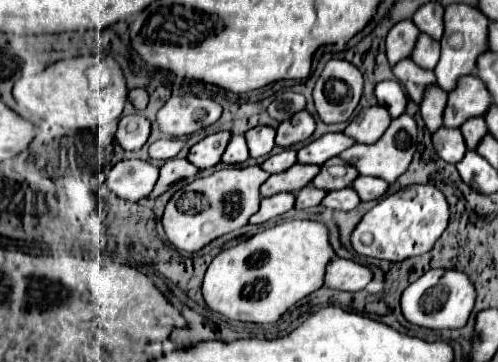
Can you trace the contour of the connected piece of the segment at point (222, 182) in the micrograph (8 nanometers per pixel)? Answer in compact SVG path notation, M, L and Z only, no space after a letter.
M227 167L185 185L185 191L175 193L165 207L163 227L169 241L179 251L193 253L209 245L213 239L245 227L261 203L259 187L267 179L269 173L261 167Z

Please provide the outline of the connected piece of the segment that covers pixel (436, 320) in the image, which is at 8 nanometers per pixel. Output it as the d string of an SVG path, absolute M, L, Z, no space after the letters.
M429 269L401 295L401 311L413 325L427 329L459 329L465 327L475 305L475 287L469 277L453 269Z

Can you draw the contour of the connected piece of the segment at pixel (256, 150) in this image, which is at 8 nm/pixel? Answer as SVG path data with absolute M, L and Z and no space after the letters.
M255 127L245 133L249 153L253 159L269 155L271 149L275 147L275 129L273 127Z

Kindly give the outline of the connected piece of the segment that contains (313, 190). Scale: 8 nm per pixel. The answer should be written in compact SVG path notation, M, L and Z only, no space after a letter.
M309 185L309 187L305 187L305 189L301 189L301 191L297 193L297 203L295 203L295 207L297 207L297 209L315 207L315 205L321 203L321 199L323 199L325 195L327 195L327 191Z

